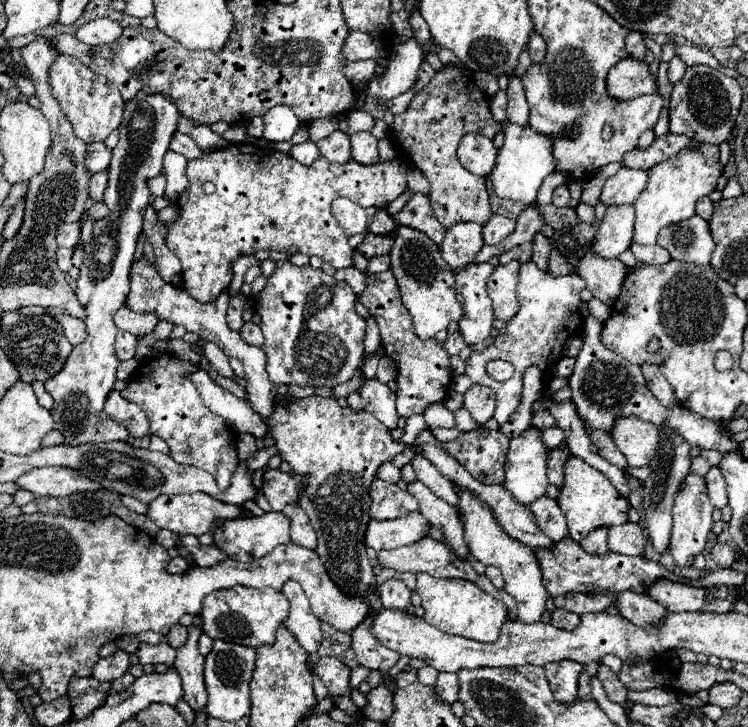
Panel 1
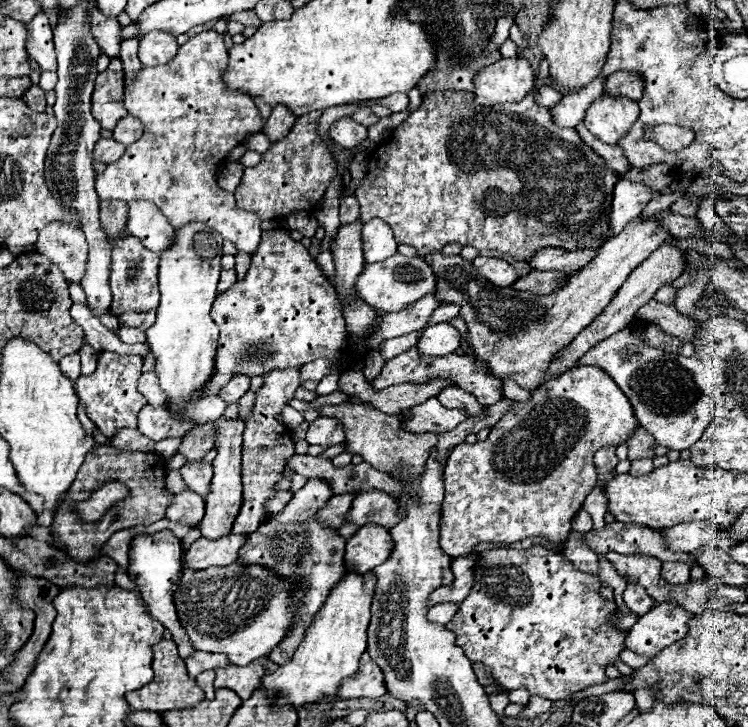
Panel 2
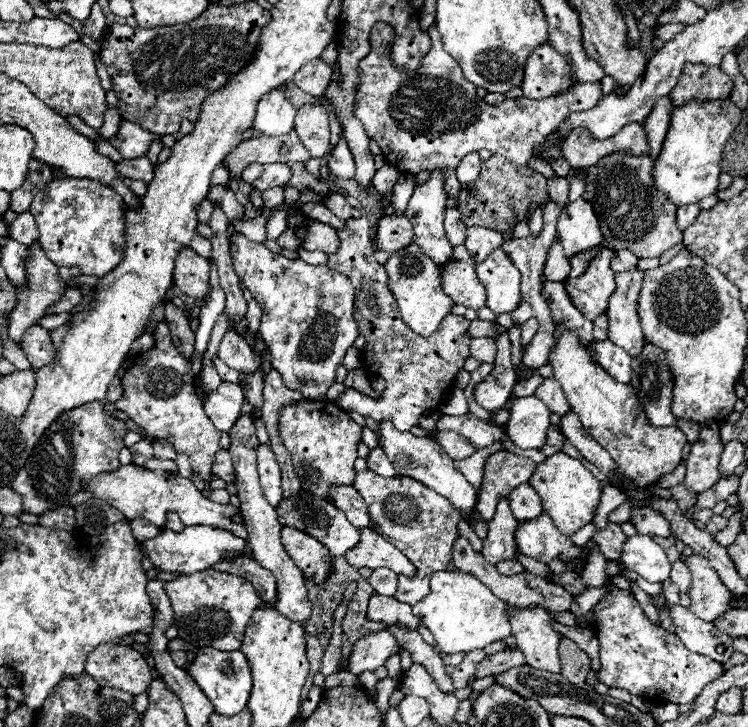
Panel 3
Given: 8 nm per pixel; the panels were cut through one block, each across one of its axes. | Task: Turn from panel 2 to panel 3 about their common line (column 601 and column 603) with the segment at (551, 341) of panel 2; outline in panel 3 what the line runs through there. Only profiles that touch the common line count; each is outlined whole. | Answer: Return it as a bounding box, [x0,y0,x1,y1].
[564,248,616,322]

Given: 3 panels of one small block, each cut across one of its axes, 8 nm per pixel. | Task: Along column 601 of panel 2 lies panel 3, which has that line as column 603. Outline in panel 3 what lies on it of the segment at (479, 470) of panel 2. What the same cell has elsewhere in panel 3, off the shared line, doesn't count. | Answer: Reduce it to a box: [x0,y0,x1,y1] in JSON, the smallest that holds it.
[548,324,686,490]

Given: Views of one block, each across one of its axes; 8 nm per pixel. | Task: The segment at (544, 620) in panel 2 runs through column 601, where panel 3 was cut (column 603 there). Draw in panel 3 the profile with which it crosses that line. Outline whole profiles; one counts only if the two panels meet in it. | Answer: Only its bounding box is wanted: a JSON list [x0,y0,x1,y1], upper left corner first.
[594,586,724,706]

